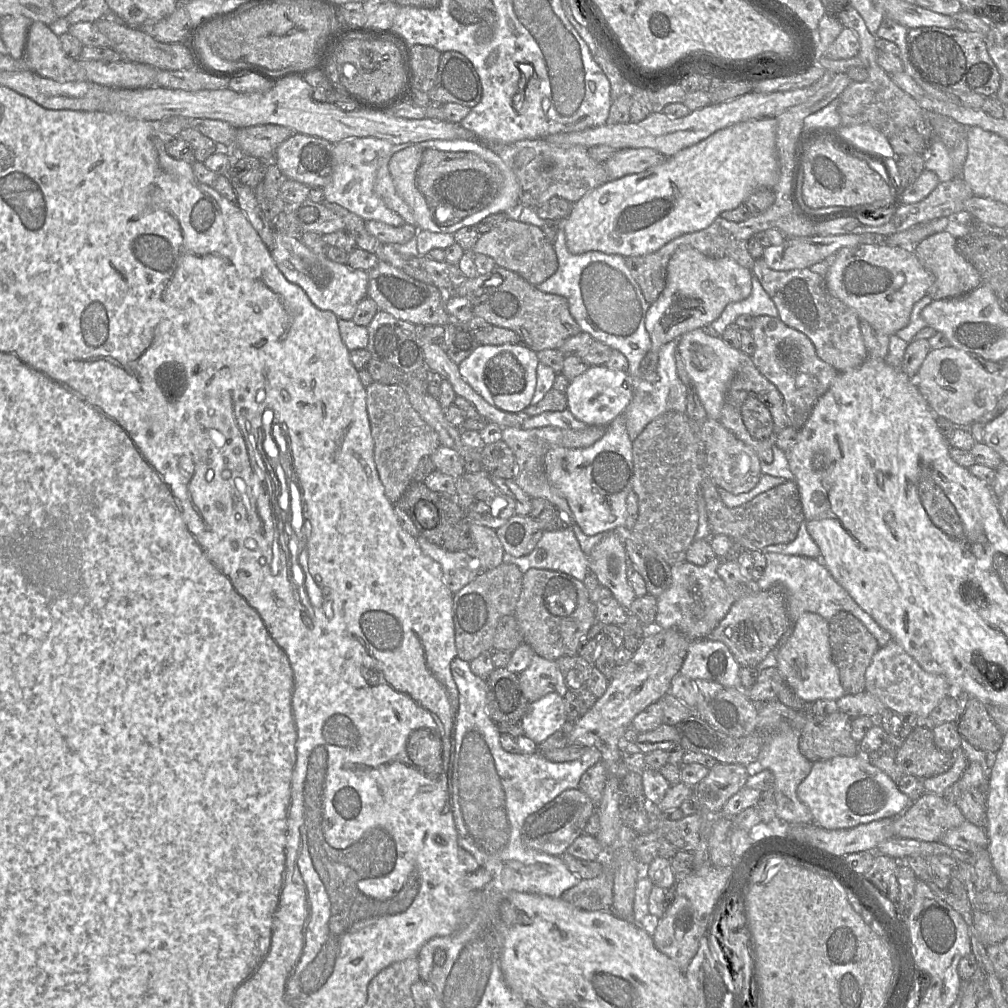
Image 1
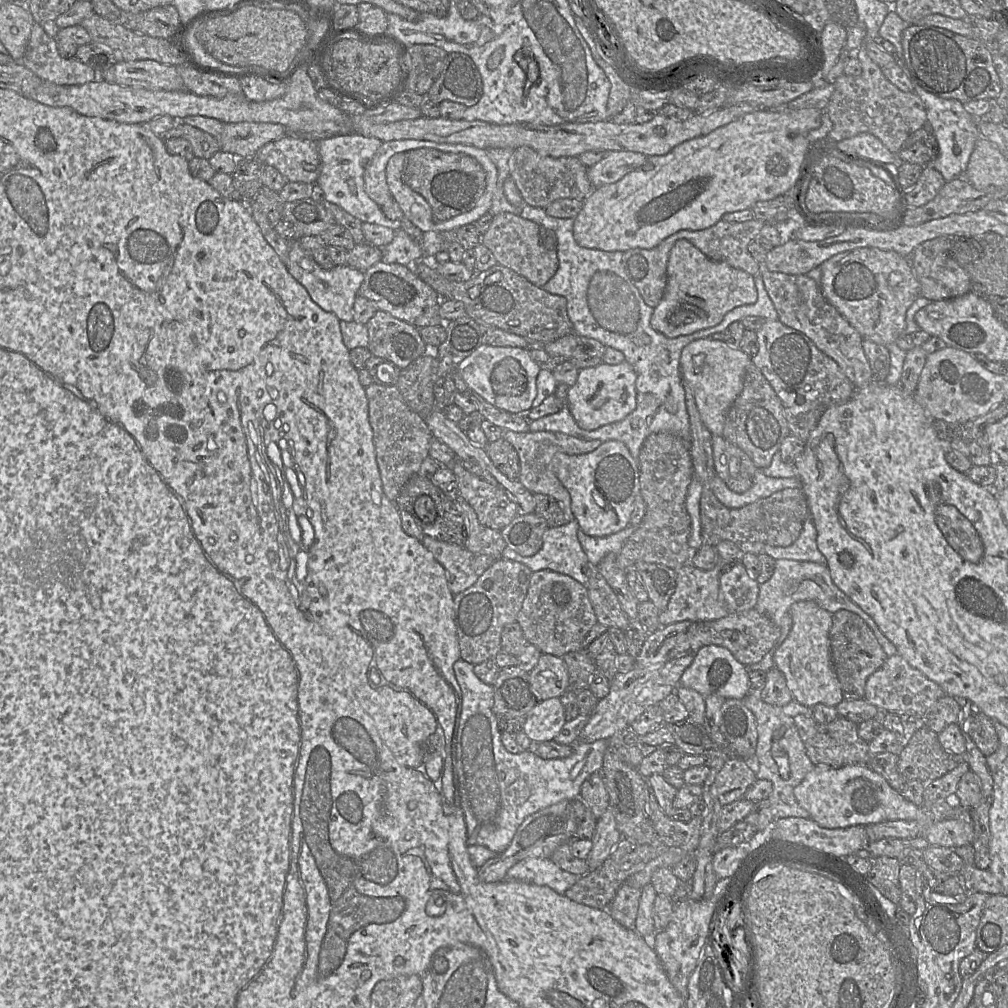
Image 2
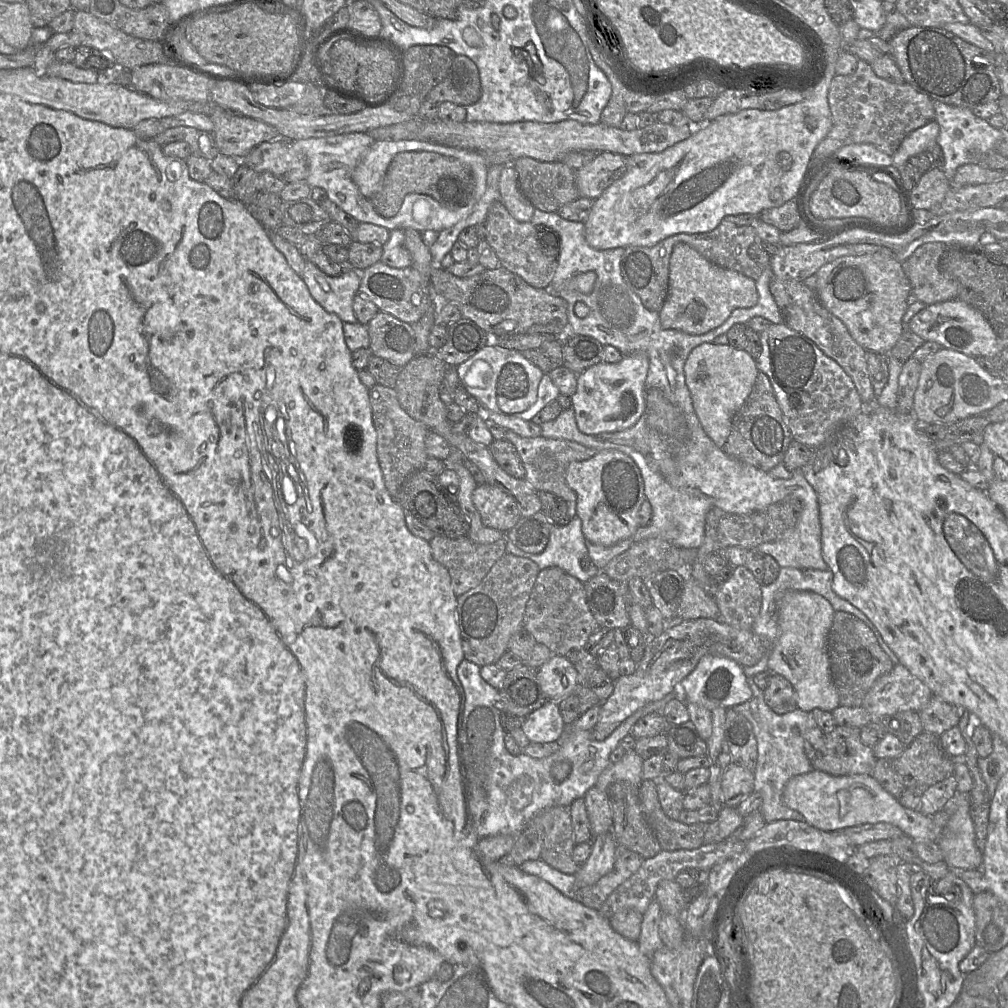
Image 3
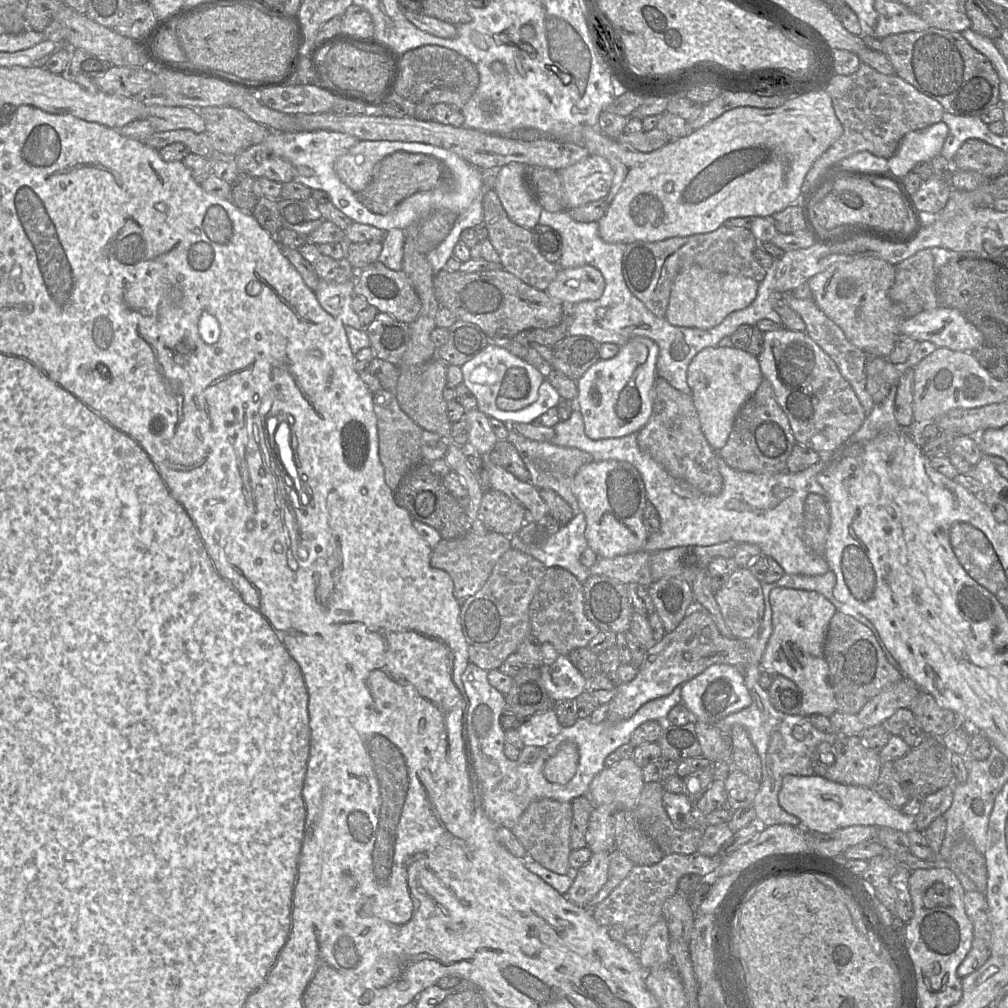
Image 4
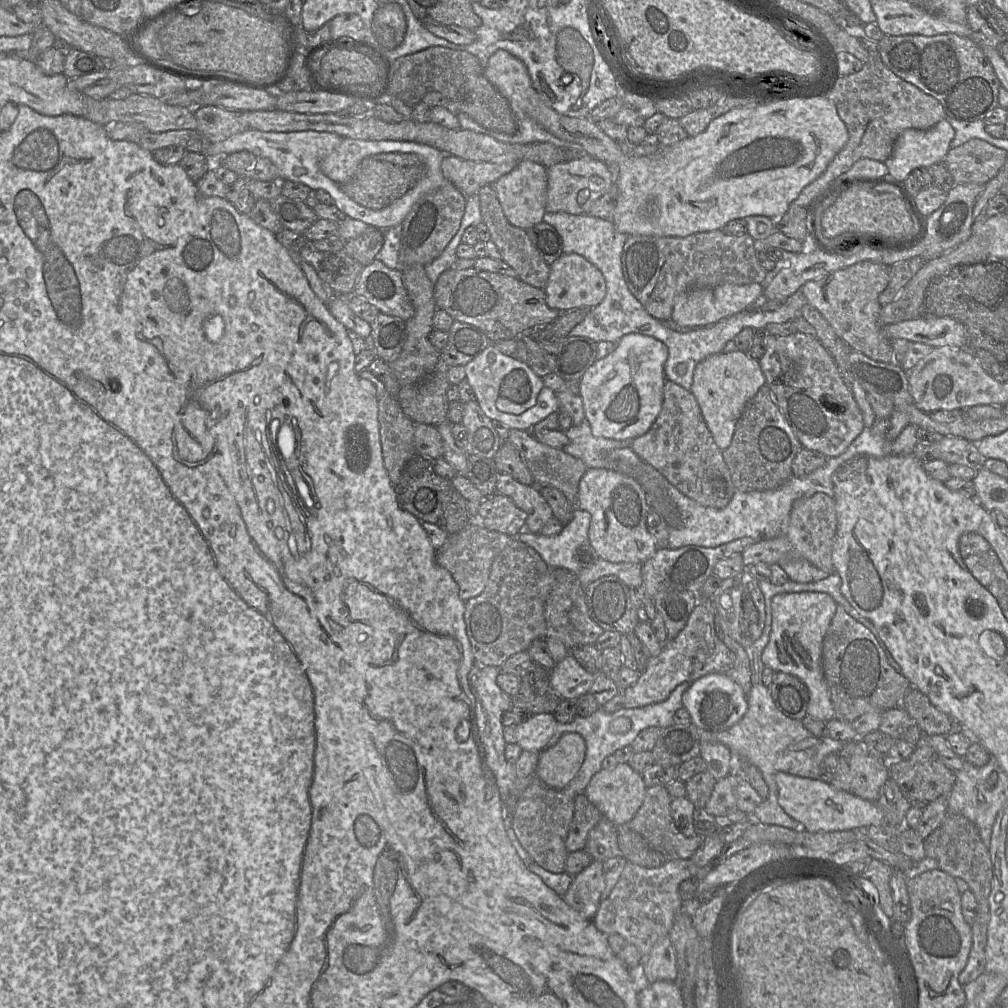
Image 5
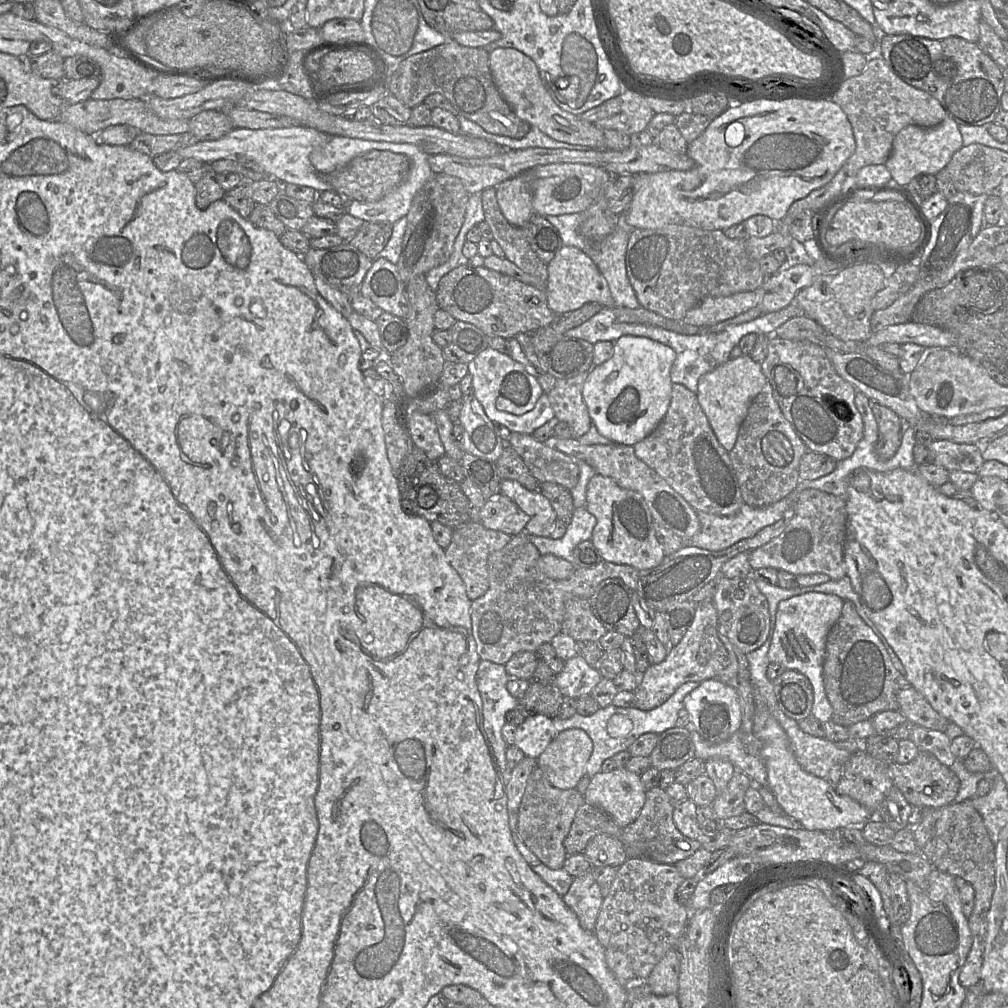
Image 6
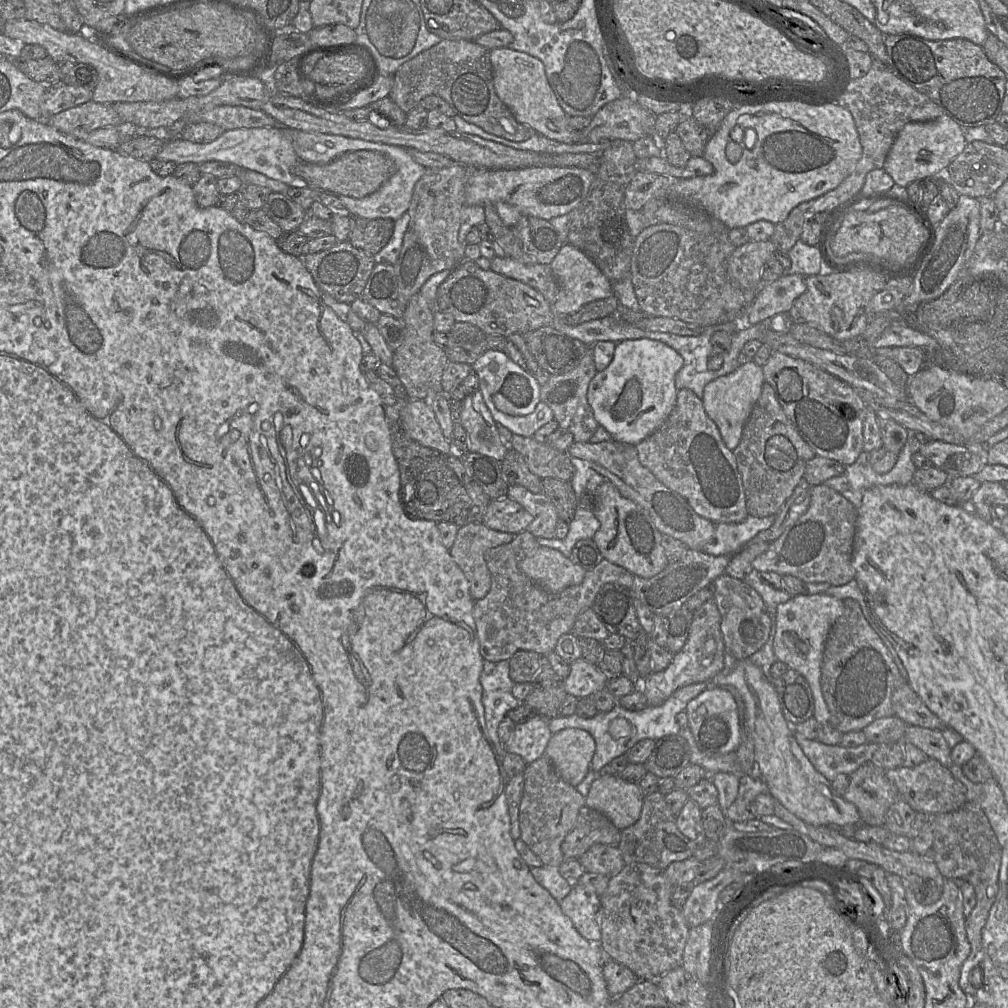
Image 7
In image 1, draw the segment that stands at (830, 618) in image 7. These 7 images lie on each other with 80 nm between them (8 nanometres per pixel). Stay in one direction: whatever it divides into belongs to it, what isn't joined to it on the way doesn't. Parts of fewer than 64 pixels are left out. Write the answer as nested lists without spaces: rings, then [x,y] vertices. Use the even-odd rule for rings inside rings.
[[[805,612],[798,618],[791,637],[777,653],[777,669],[786,684],[806,705],[818,699],[837,701],[845,695],[838,669],[832,659],[829,621],[819,614]]]

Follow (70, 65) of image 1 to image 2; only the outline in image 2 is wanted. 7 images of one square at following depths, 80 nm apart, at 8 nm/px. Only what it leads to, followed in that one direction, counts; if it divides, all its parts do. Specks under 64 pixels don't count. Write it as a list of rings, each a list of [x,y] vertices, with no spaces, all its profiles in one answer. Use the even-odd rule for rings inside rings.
[[[35,22],[21,59],[25,67],[42,80],[56,85],[83,85],[95,81],[98,74],[77,58],[63,58],[55,38]]]

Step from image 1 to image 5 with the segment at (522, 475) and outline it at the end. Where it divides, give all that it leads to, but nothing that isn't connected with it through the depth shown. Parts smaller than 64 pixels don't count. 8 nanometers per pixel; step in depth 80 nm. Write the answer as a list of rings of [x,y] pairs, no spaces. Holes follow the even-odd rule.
[[[510,429],[508,440],[514,445],[521,456],[521,459],[530,471],[535,486],[550,486],[560,490],[568,499],[574,510],[578,508],[578,487],[579,482],[588,469],[584,462],[575,458],[563,449],[553,448],[538,441],[531,431]]]

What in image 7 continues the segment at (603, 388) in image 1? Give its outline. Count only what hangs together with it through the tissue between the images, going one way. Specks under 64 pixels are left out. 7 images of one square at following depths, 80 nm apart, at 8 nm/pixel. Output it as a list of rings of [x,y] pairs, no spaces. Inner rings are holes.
[[[641,338],[616,344],[613,360],[605,370],[596,373],[587,391],[595,419],[611,434],[612,440],[637,445],[665,422],[676,404],[675,376],[683,363],[682,356],[675,349],[658,340]]]

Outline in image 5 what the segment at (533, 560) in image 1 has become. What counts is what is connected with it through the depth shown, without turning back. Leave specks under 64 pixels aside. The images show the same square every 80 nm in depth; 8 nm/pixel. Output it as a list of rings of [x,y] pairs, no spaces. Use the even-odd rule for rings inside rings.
[[[575,509],[572,520],[556,536],[548,537],[523,530],[513,539],[531,546],[550,568],[563,568],[577,575],[582,567],[576,560],[576,551],[581,545],[589,543],[590,522],[589,512]]]

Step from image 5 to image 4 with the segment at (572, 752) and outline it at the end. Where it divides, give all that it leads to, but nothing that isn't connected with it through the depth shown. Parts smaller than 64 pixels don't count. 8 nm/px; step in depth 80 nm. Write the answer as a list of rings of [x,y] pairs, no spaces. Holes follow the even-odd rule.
[[[565,741],[545,762],[543,774],[549,782],[564,785],[574,777],[578,762],[577,745],[572,741]]]

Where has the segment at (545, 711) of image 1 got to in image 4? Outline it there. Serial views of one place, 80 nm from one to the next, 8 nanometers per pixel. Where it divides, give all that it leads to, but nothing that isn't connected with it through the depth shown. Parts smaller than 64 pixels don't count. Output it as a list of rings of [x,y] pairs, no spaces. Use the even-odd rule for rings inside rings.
[[[550,709],[527,718],[517,730],[525,746],[545,747],[561,728],[555,710]]]

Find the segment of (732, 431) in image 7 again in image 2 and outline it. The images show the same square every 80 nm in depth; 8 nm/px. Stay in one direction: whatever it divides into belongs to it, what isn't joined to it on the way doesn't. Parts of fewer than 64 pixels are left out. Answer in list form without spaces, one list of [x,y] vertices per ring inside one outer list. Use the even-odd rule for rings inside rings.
[[[700,338],[687,344],[680,357],[683,380],[691,386],[701,419],[712,435],[723,435],[725,416],[744,386],[747,365],[752,357],[722,340]]]

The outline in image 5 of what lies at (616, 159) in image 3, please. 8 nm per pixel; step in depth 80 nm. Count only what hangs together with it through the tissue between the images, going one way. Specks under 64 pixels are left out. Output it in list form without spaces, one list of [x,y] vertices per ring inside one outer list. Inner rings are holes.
[[[583,154],[547,168],[546,211],[587,214],[590,207],[613,185],[613,174],[601,160]]]

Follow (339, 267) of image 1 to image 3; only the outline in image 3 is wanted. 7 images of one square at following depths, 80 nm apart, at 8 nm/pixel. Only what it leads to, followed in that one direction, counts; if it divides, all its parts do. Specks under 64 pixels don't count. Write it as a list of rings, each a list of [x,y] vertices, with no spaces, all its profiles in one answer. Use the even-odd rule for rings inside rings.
[[[307,261],[301,278],[314,300],[327,312],[336,314],[342,322],[358,322],[353,311],[353,301],[359,293],[360,272],[345,265],[339,276],[332,277]]]

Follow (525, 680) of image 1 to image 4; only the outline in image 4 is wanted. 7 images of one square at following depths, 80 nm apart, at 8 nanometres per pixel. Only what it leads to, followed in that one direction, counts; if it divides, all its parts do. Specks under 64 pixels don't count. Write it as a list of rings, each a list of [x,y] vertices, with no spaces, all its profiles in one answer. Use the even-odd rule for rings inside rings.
[[[559,655],[549,666],[540,666],[544,686],[556,702],[575,700],[587,690],[587,680],[567,656]]]

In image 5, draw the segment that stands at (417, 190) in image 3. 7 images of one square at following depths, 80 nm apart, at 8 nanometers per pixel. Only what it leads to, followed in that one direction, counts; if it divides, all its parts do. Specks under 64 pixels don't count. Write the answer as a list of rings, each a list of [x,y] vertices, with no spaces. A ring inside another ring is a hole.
[[[380,153],[365,158],[355,175],[340,184],[340,187],[358,204],[372,210],[381,210],[413,189],[426,175],[427,165],[415,153]]]

